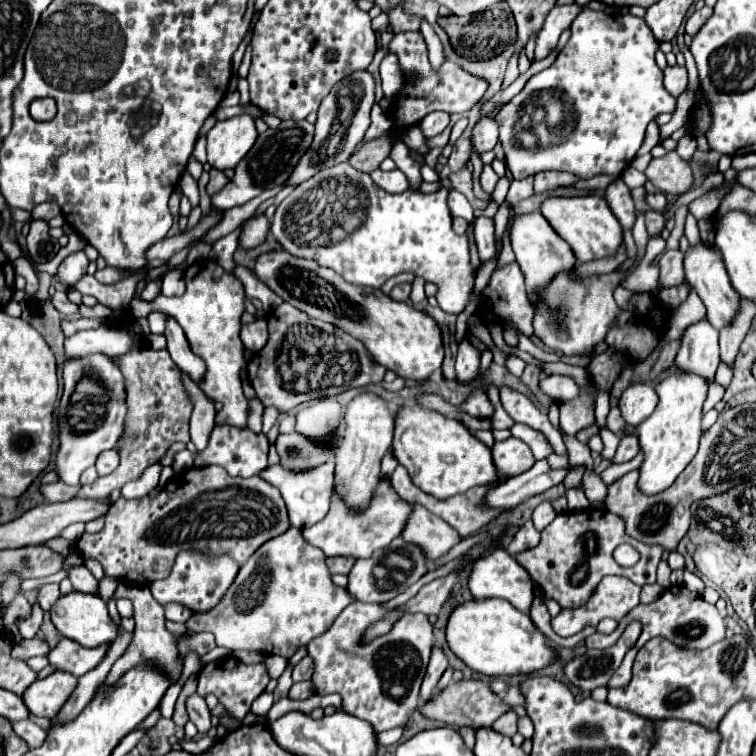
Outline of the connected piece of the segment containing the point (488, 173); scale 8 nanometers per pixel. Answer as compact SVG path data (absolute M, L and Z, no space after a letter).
M484 166L484 172L480 174L480 184L482 184L482 190L492 194L494 188L496 188L496 182L498 182L498 174L494 174L494 170L490 166Z

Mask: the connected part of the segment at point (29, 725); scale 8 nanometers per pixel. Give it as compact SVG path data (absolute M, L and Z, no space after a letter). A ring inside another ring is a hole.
M24 720L24 722L14 722L14 732L28 744L30 750L42 746L44 738L46 738L46 730L42 730L40 726L36 726L32 720Z

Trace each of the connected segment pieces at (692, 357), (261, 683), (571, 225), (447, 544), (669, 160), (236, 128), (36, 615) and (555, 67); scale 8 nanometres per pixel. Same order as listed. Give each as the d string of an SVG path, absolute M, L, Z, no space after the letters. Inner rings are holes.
M706 318L688 326L680 338L680 350L676 356L676 366L704 376L706 380L714 380L716 368L720 364L720 348L718 348L718 330L710 326Z
M226 656L226 658L220 658L216 662L206 664L200 670L198 692L202 692L202 696L214 694L234 720L242 720L248 714L252 702L266 690L268 682L270 682L270 676L268 676L268 670L264 664L250 664L248 666L234 656Z
M576 196L576 198L550 198L542 204L542 216L550 226L570 244L580 262L600 260L614 256L622 246L622 226L614 218L608 202L600 196Z
M412 506L414 512L410 520L406 522L406 528L402 532L402 538L406 544L418 546L430 564L434 564L438 558L448 554L454 544L458 544L462 538L460 534L442 518L436 514L430 514L424 506Z
M670 152L664 158L654 158L646 168L646 178L664 194L684 194L694 180L690 166L676 152Z
M248 114L234 116L224 122L216 122L216 126L208 132L208 164L218 170L234 168L238 162L250 152L258 138L258 130L254 118Z
M37 602L33 605L32 614L18 626L20 628L20 634L24 638L34 638L34 634L38 632L44 617L44 611L40 608Z
M584 8L578 18L572 22L570 26L572 30L572 36L568 40L568 44L564 46L564 50L556 56L554 64L538 74L534 74L526 86L520 90L520 94L516 94L510 102L506 102L500 112L496 114L496 122L500 124L500 142L504 146L504 154L506 154L506 166L510 166L510 172L516 180L522 180L526 176L534 176L536 172L542 172L542 170L562 170L562 172L570 172L574 176L578 176L580 180L586 180L586 178L594 178L598 174L608 174L608 176L620 176L626 166L634 160L638 148L642 146L644 142L644 134L646 134L646 126L648 122L658 116L660 112L674 112L676 108L676 98L672 94L668 94L668 90L664 88L662 84L662 70L656 66L656 50L658 50L658 40L654 38L652 30L646 26L644 18L636 18L632 14L606 14L606 12L594 12L590 8Z

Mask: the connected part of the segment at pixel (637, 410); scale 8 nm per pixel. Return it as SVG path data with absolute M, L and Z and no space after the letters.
M650 384L628 386L620 396L620 412L628 426L638 426L648 418L658 404L658 396Z

